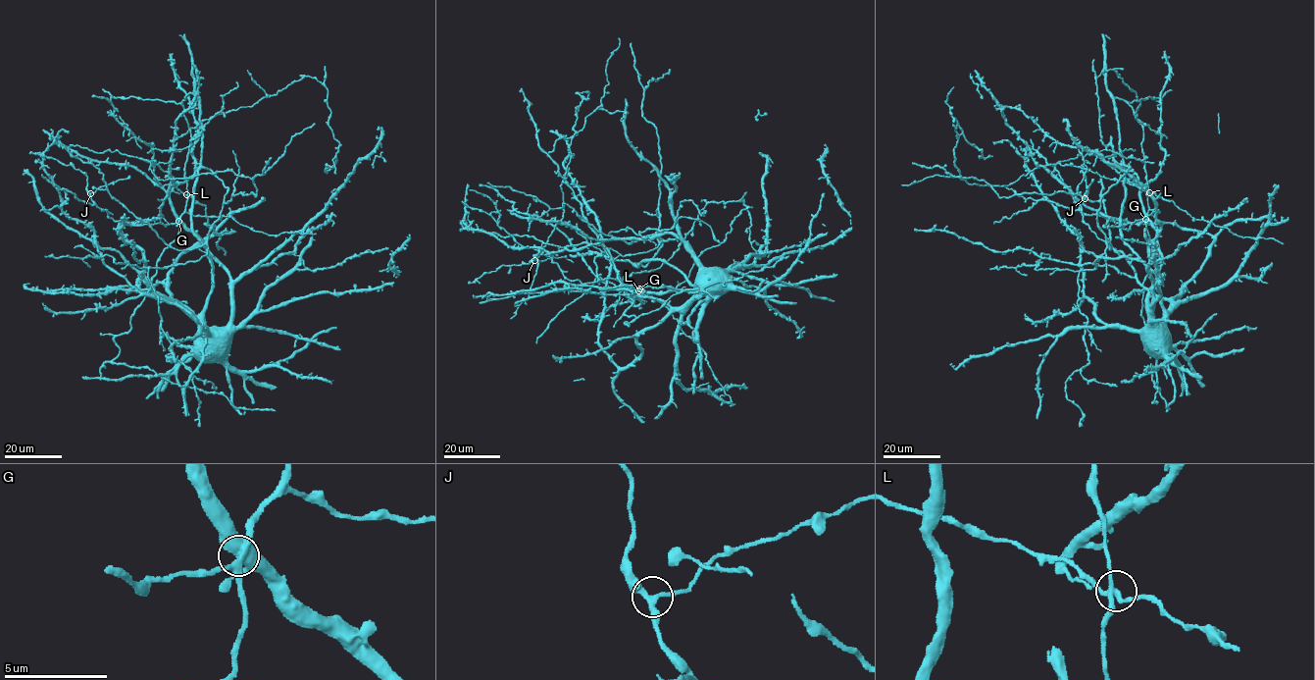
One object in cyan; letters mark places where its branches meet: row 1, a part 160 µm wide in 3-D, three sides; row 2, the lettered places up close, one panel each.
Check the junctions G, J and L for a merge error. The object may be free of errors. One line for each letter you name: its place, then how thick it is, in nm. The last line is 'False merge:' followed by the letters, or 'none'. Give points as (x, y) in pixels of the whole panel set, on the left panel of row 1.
L: place (186, 194); calibre 280 nm
False merge: L

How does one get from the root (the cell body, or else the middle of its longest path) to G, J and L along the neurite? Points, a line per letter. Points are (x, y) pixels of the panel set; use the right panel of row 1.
G: (1154, 326), (1157, 324), (1151, 316), (1149, 297), (1162, 257), (1155, 229), (1145, 219)
J: (1154, 326), (1149, 297), (1162, 257), (1155, 229), (1147, 220), (1123, 227), (1086, 214), (1080, 206), (1085, 198)
L: (1154, 326), (1157, 324), (1151, 316), (1149, 297), (1162, 257), (1155, 229), (1146, 217), (1149, 192)

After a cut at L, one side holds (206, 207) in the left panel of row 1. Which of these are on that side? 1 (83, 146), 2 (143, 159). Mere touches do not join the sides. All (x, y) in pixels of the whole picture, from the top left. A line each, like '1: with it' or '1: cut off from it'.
1: with it
2: with it

